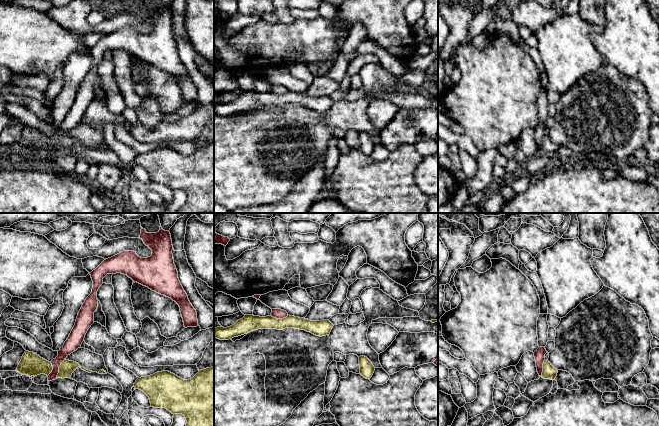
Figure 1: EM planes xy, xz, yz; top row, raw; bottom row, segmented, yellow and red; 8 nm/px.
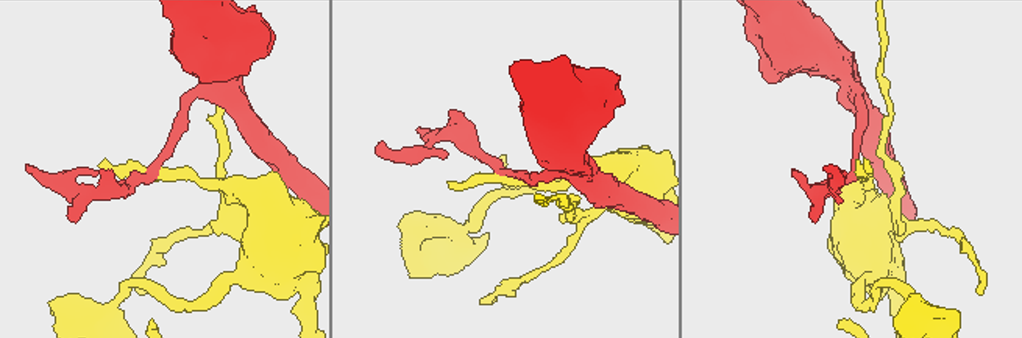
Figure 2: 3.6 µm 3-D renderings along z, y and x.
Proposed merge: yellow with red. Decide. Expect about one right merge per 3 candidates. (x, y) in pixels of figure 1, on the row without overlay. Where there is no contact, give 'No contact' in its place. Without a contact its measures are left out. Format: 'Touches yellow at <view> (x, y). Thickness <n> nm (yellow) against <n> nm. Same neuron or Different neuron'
Touches yellow at xy (59, 144). Thickness 120 nm (yellow) against 120 nm. Different neuron

